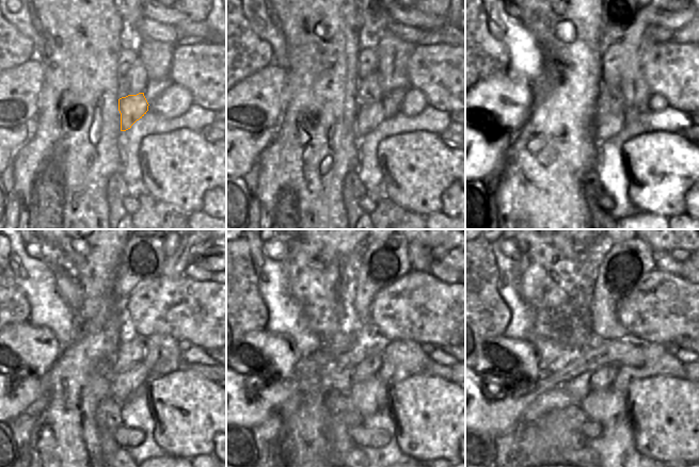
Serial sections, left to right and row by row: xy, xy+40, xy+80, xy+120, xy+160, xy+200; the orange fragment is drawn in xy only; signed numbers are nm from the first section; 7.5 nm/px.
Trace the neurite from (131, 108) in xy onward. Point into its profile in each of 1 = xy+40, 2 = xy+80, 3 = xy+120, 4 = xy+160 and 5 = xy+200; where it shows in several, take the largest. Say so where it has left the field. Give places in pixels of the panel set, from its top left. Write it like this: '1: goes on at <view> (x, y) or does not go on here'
1: goes on at xy+40 (369, 115)
2: goes on at xy+80 (605, 127)
3: goes on at xy+120 (124, 385)
4: goes on at xy+160 (369, 397)
5: goes on at xy+200 (608, 407)

